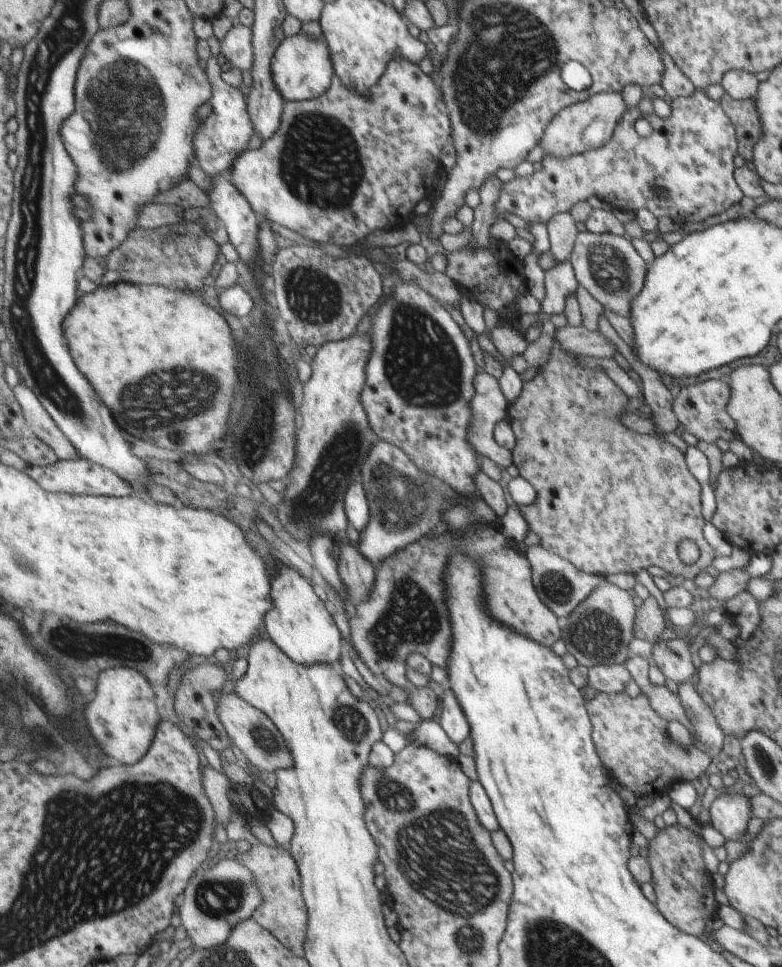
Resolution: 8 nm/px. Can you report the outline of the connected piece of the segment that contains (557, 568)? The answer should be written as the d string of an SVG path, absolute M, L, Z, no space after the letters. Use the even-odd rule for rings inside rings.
M540 545L527 547L526 551L536 596L556 618L566 618L594 588L605 584L603 577L577 570L568 560L547 552L547 549Z

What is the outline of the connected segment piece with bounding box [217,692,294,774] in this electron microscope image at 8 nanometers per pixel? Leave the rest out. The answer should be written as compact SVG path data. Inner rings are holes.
M237 692L230 695L220 694L218 713L234 744L255 768L263 772L276 772L281 769L294 768L294 756L286 738L274 723L274 720L255 708L250 702L240 697Z

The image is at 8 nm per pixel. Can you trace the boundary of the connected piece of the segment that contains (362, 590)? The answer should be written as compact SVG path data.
M349 540L342 545L338 563L342 580L349 589L351 602L363 602L373 588L375 568L356 549L355 543Z

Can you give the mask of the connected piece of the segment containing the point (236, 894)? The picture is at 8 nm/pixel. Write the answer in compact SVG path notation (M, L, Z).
M229 854L212 868L197 870L186 886L179 908L181 927L197 948L212 949L224 945L238 923L253 918L265 902L255 874Z

